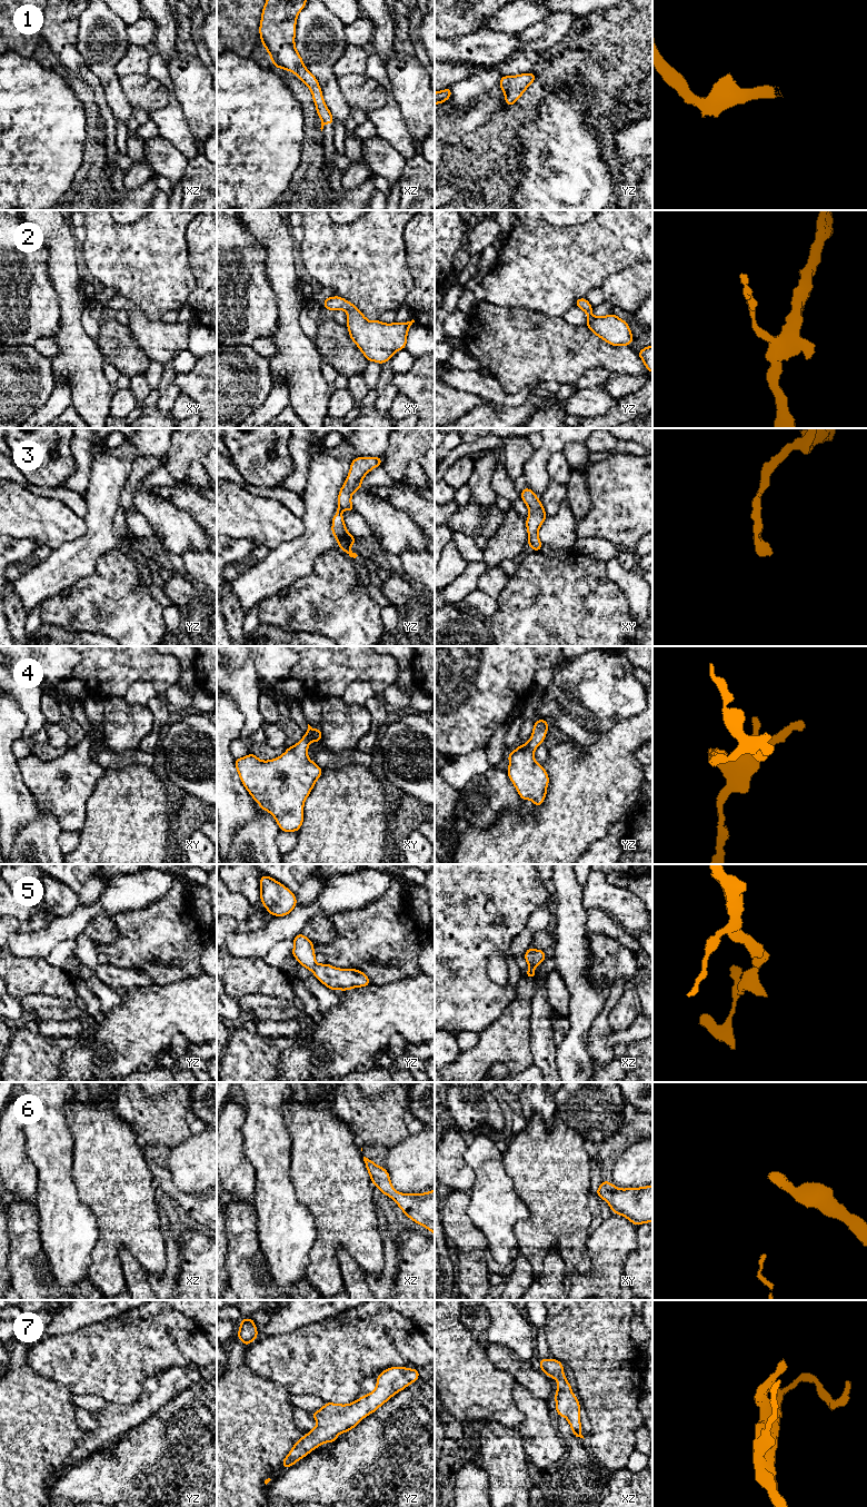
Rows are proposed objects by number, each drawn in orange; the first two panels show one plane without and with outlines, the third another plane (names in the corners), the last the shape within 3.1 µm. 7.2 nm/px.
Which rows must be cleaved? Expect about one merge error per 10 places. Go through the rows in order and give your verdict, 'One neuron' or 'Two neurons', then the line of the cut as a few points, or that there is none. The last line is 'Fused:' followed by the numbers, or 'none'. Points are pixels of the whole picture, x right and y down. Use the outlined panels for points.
1: One neuron. No split
2: One neuron. No split
3: One neuron. No split
4: One neuron. No split
5: One neuron. No split
6: One neuron. No split
7: One neuron. No split
Fused: none

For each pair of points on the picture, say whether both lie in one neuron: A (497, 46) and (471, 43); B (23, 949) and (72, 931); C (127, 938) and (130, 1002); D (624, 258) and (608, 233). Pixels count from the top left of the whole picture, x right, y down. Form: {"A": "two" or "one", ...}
{"A": "one", "B": "one", "C": "two", "D": "one"}

